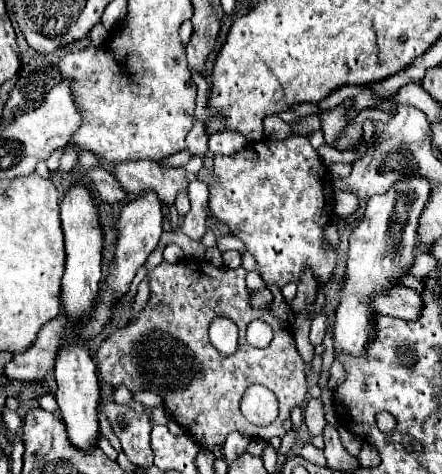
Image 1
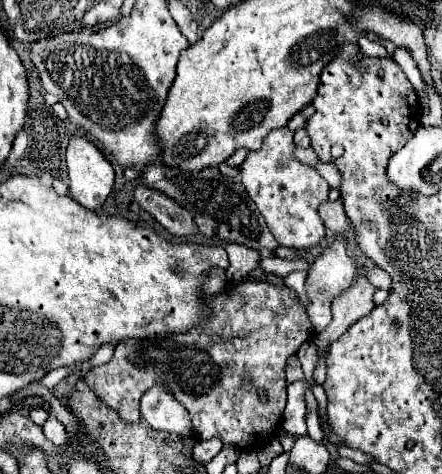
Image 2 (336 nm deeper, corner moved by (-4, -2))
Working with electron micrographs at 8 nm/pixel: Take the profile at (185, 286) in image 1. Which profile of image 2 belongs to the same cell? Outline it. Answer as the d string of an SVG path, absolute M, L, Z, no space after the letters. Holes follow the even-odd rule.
M240 282L230 286L226 292L220 292L206 300L210 308L210 318L196 326L186 334L168 336L156 342L150 340L128 340L118 344L114 350L114 358L108 364L92 368L84 380L88 382L90 390L102 398L110 408L114 408L124 420L138 422L140 398L142 394L152 388L154 384L166 386L174 392L176 400L190 412L190 420L194 426L194 434L200 440L208 440L220 436L224 444L232 444L242 450L258 450L266 446L280 428L282 412L286 406L286 358L296 354L298 348L314 336L314 328L308 320L306 308L302 306L300 298L290 288L278 288L270 282ZM244 372L252 378L252 388L242 388ZM256 390L266 390L266 400L262 400Z

